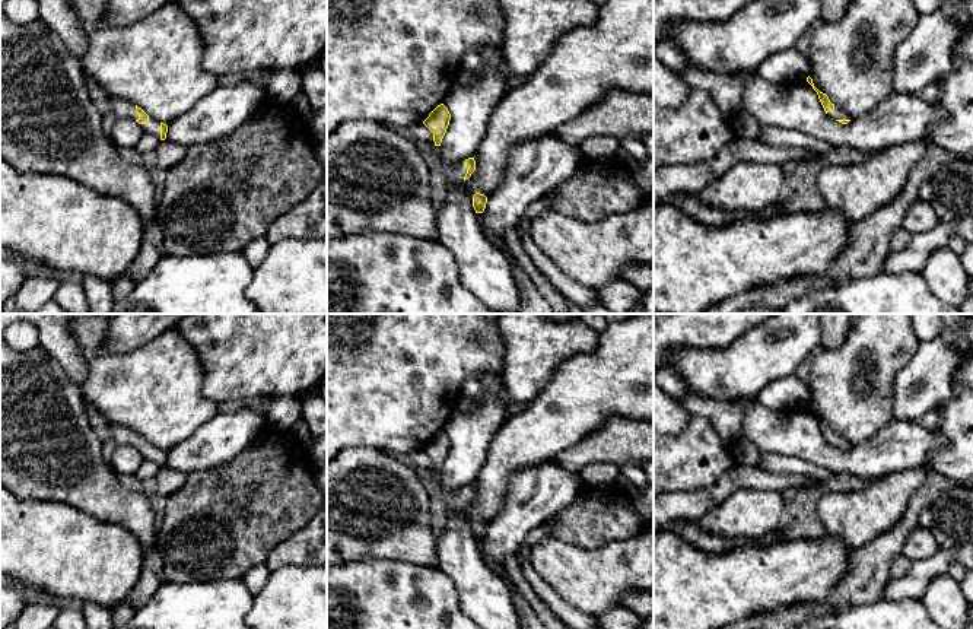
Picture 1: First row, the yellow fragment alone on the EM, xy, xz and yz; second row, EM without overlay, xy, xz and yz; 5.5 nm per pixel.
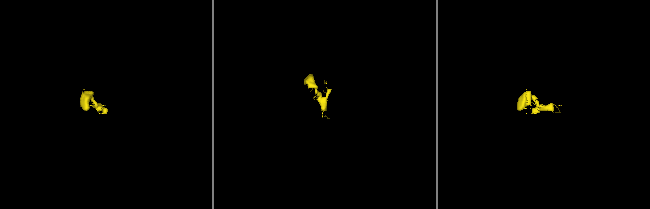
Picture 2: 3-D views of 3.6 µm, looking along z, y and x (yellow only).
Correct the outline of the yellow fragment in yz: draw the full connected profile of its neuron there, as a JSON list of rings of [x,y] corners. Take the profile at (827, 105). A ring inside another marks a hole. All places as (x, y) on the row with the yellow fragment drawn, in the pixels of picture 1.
[[[810,76],[807,77],[807,82],[808,82],[808,83],[813,86],[813,89],[817,92],[818,99],[820,99],[820,102],[821,102],[821,105],[823,105],[826,114],[827,114],[830,118],[833,118],[833,120],[836,120],[836,121],[839,121],[839,123],[842,123],[842,124],[848,124],[848,123],[850,121],[850,117],[849,117],[848,114],[845,114],[839,107],[836,107],[834,104],[831,104],[830,99],[829,99],[829,96],[827,96],[826,93],[820,92],[820,90],[814,86],[813,79],[811,79]]]

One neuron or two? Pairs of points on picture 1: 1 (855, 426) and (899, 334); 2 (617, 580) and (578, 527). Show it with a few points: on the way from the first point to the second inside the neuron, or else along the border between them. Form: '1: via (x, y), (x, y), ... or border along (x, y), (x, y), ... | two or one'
1: via (852, 397), (846, 388), (851, 356), (870, 343) | one
2: border along (559, 539), (581, 548), (600, 548), (626, 540) | two

